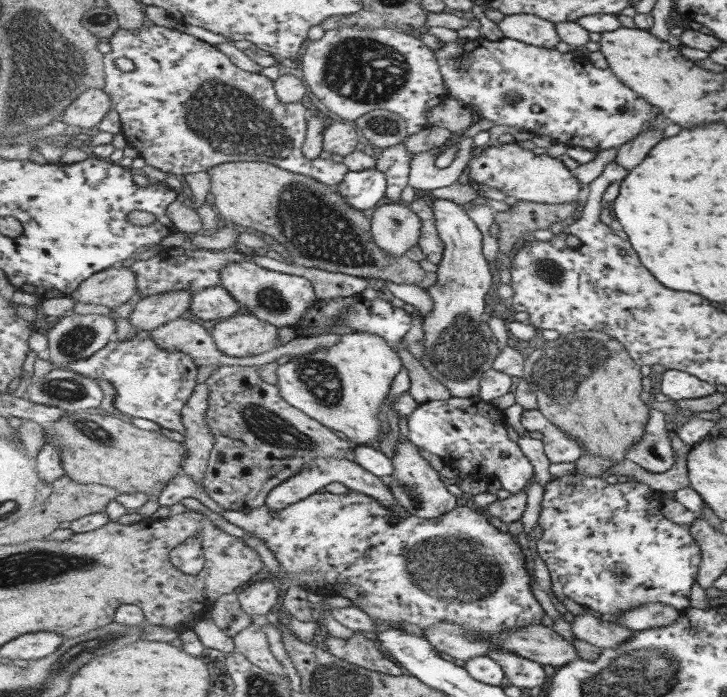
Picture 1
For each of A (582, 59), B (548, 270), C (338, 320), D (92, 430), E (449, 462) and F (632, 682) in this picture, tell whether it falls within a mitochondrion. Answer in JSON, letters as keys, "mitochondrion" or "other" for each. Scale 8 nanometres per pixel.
{"A":"other","B":"mitochondrion","C":"other","D":"mitochondrion","E":"other","F":"mitochondrion"}

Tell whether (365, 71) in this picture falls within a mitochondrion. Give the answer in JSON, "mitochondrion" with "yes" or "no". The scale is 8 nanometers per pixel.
{"mitochondrion":"yes"}

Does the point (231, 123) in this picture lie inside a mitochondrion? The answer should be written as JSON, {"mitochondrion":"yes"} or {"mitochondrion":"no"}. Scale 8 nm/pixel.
{"mitochondrion":"yes"}

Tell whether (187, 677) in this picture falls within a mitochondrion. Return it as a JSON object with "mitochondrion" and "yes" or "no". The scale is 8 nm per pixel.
{"mitochondrion":"no"}

